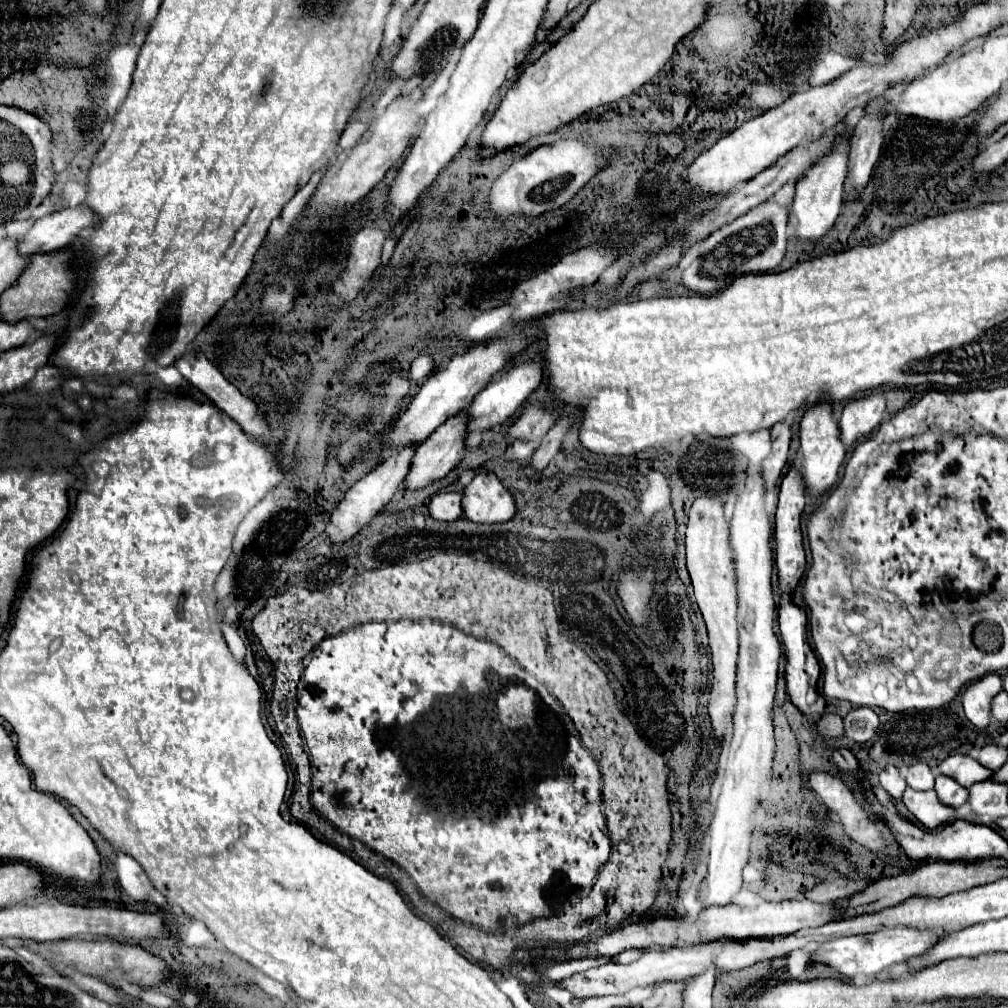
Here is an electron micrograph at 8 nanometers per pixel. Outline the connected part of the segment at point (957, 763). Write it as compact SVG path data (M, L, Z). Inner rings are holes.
M955 754L955 756L945 758L939 764L939 772L949 778L955 778L965 788L973 786L975 782L983 782L993 774L993 770L981 766L977 760L973 760L971 756L965 756L965 754Z

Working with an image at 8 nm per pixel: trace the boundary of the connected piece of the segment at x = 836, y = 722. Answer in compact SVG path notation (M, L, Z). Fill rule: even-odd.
M823 714L815 722L815 728L823 738L839 738L839 736L843 736L843 720L837 714Z

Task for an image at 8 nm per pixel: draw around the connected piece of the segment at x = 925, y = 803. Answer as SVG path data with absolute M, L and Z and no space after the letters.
M907 788L903 794L903 804L927 830L937 830L939 826L945 826L955 820L955 808L943 804L937 798L935 790L919 792Z

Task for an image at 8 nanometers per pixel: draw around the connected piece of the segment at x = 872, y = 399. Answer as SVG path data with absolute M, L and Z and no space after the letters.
M873 392L873 394L847 402L841 412L841 420L839 420L843 444L849 448L861 436L871 434L881 424L883 414L885 414L885 394L883 392Z

